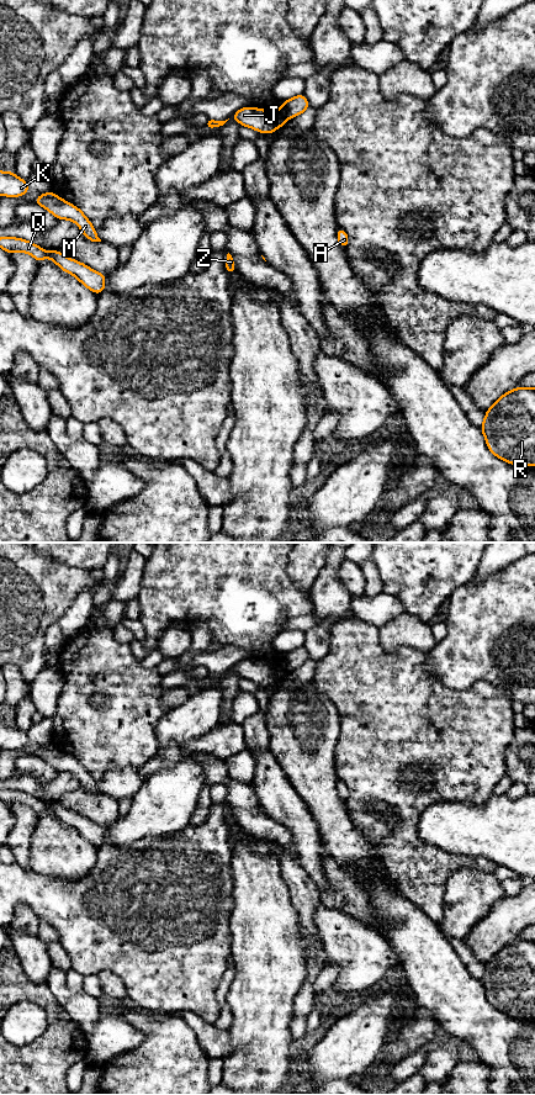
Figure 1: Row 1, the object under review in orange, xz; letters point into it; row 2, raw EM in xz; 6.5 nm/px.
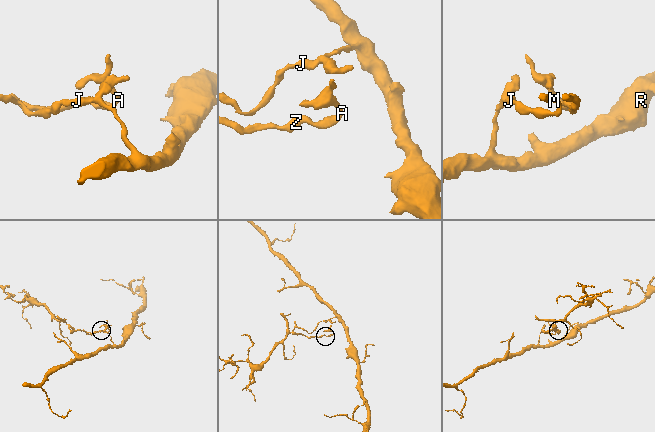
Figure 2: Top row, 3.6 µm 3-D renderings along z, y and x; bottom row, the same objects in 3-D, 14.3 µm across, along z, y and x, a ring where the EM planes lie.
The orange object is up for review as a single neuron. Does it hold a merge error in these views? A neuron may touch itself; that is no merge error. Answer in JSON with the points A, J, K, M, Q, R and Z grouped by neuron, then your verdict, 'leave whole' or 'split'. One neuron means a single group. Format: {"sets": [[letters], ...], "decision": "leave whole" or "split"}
{"sets": [["A", "J", "K", "M", "Q", "Z"], ["R"]], "decision": "split"}

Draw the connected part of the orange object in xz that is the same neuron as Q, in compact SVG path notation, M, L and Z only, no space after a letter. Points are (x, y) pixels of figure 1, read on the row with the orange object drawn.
M0 237L0 248L2 248L11 255L15 252L25 252L32 255L38 263L44 258L49 258L63 271L74 275L85 287L94 291L96 295L104 292L105 290L106 277L102 273L97 273L80 261L67 258L57 249L46 252L37 244L33 244L26 239L14 237Z

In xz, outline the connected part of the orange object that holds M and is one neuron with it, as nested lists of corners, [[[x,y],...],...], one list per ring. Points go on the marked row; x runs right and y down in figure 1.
[[[53,191],[37,196],[35,202],[44,207],[58,219],[70,219],[75,222],[89,240],[101,242],[95,232],[95,227],[85,217],[83,211],[75,207],[73,203],[64,201]]]

